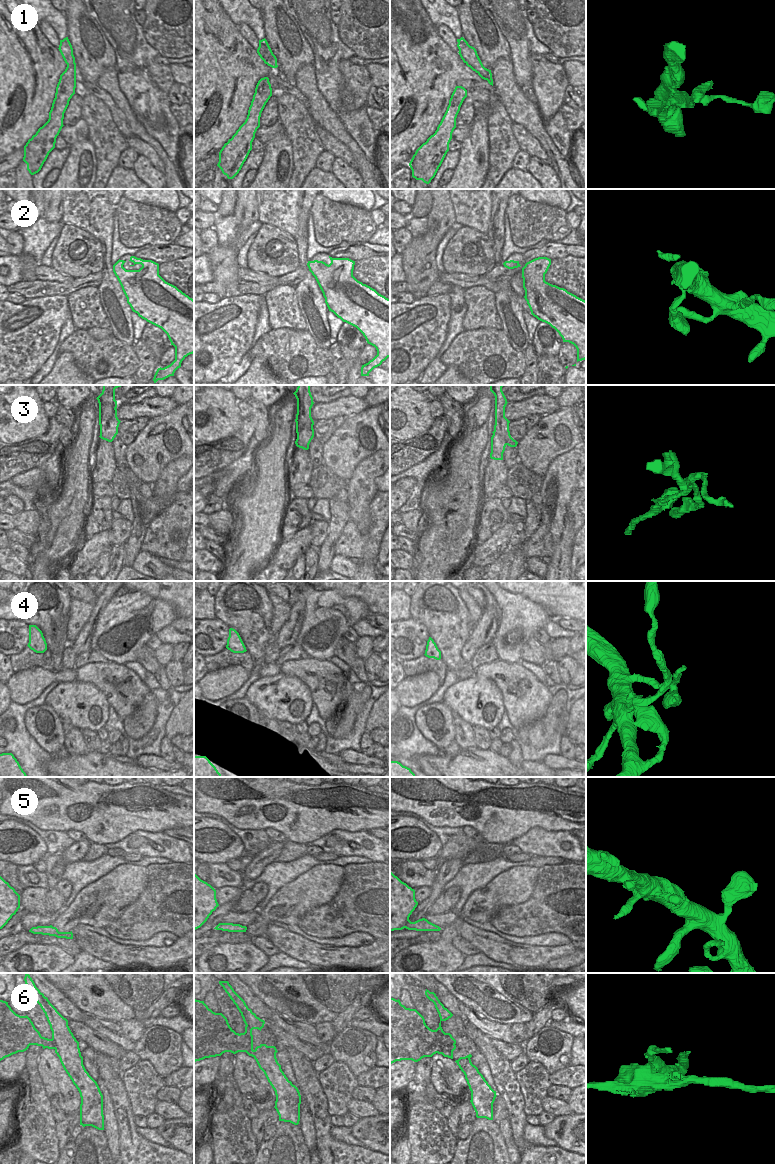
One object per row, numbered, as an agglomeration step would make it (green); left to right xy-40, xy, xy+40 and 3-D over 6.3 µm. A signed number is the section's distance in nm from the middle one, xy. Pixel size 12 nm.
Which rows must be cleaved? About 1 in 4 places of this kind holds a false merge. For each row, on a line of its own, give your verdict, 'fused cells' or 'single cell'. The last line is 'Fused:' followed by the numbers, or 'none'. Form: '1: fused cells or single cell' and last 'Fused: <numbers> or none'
1: fused cells
2: single cell
3: fused cells
4: fused cells
5: single cell
6: fused cells
Fused: 1, 3, 4, 6

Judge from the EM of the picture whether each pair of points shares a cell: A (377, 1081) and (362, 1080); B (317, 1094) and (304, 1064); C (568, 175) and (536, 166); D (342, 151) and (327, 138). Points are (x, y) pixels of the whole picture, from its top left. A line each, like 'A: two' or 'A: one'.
A: one
B: one
C: two
D: one

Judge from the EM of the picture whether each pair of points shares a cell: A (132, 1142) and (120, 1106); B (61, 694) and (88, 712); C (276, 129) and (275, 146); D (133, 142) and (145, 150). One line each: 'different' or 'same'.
A: same
B: same
C: different
D: same

